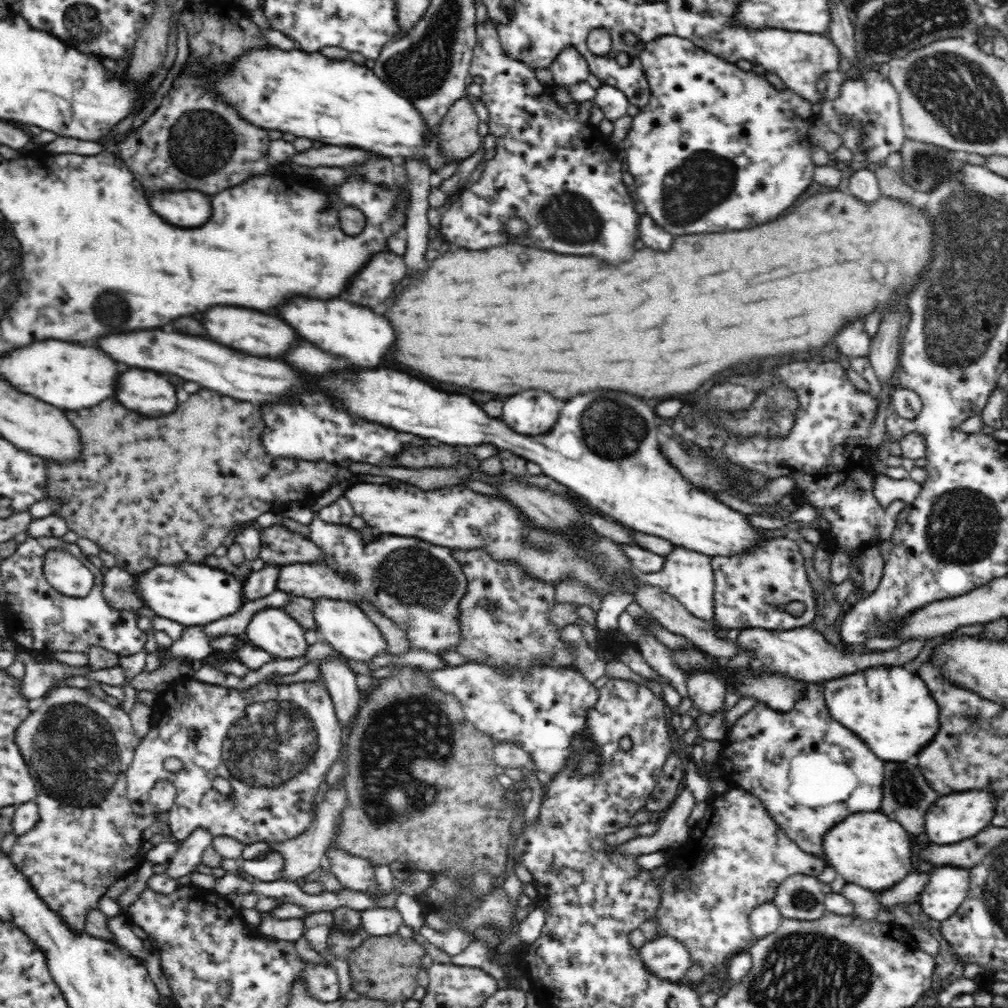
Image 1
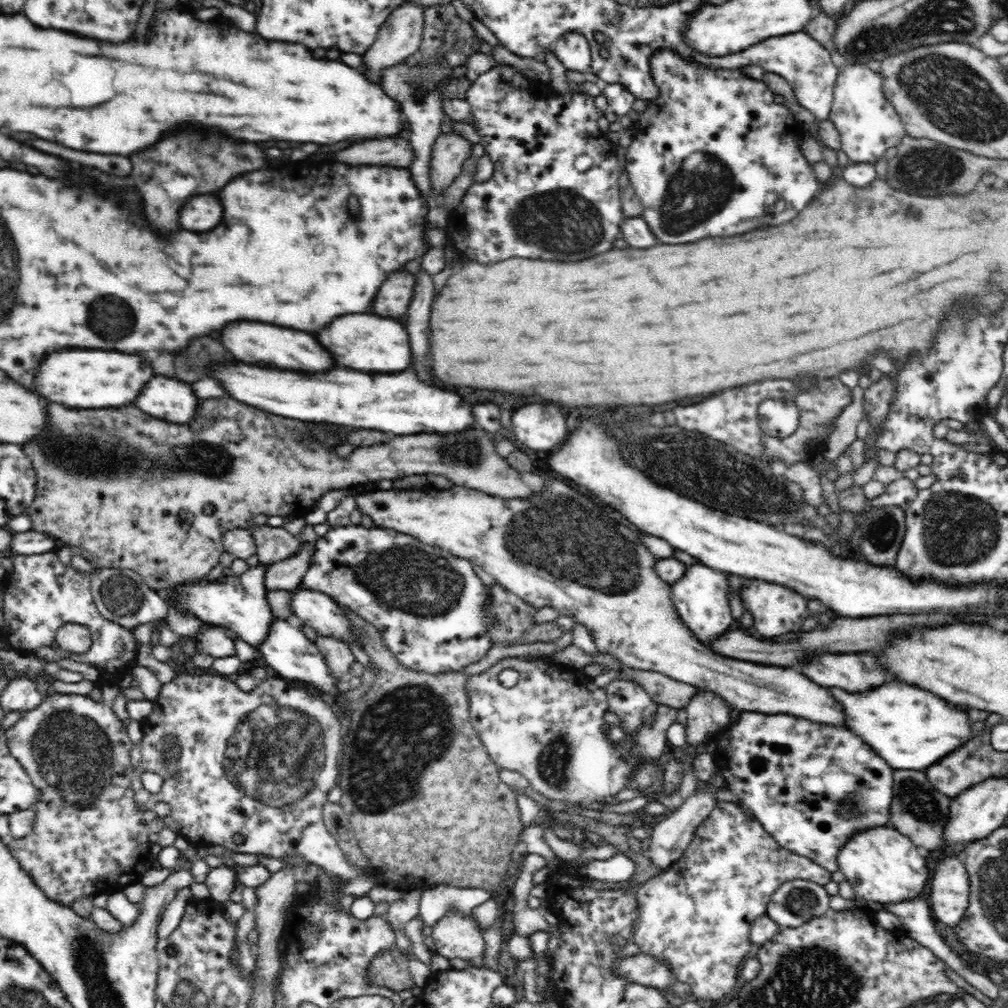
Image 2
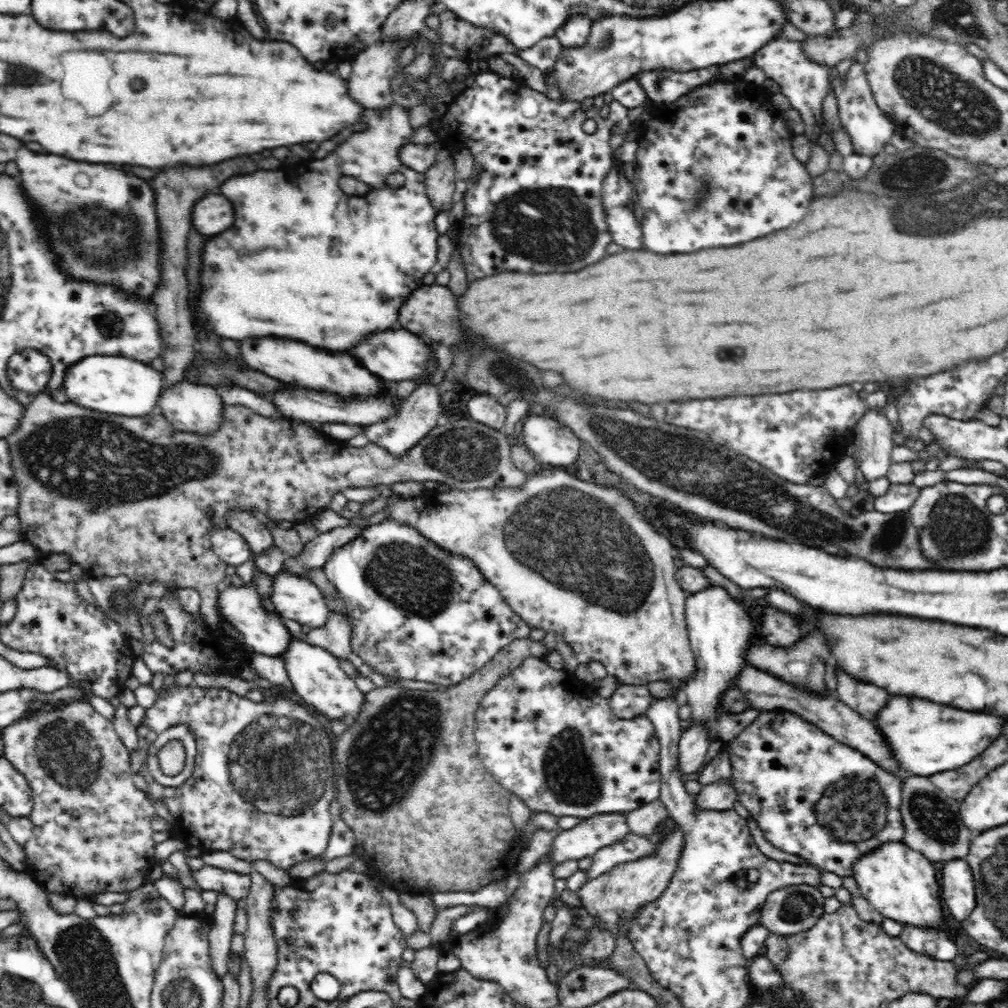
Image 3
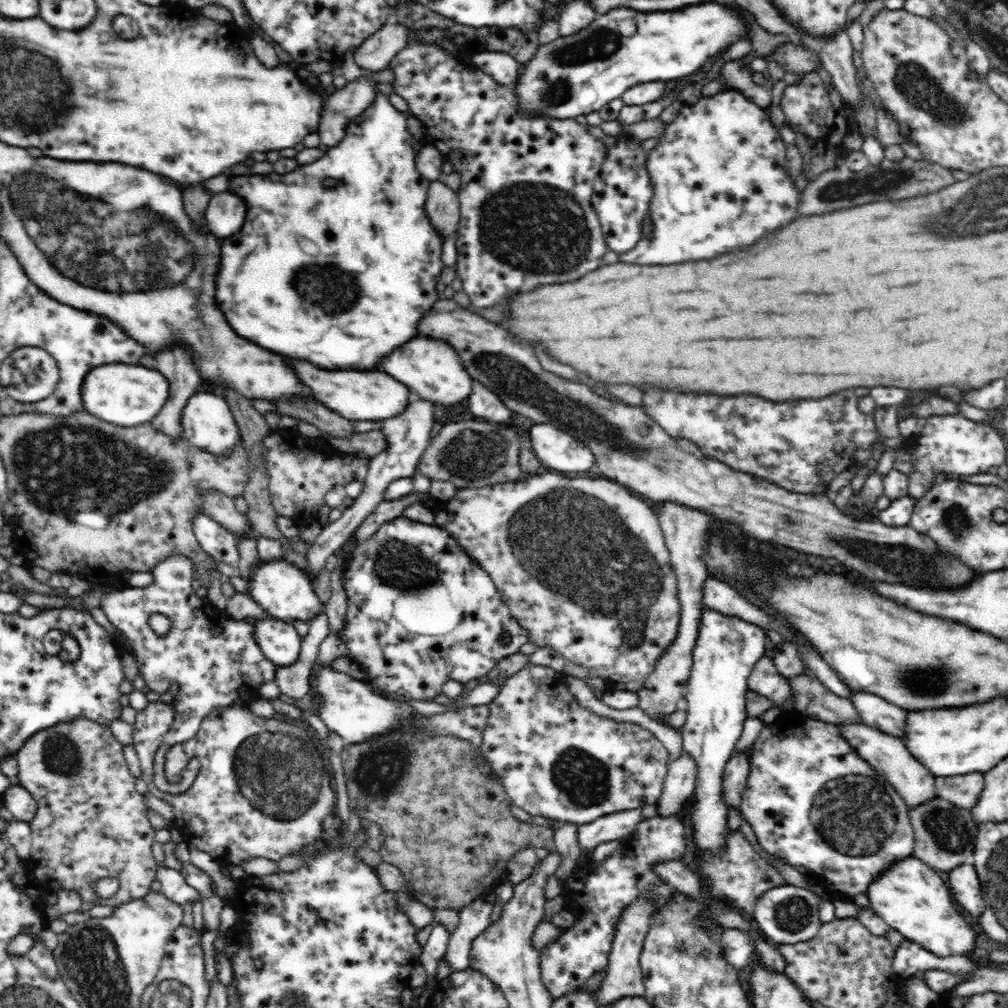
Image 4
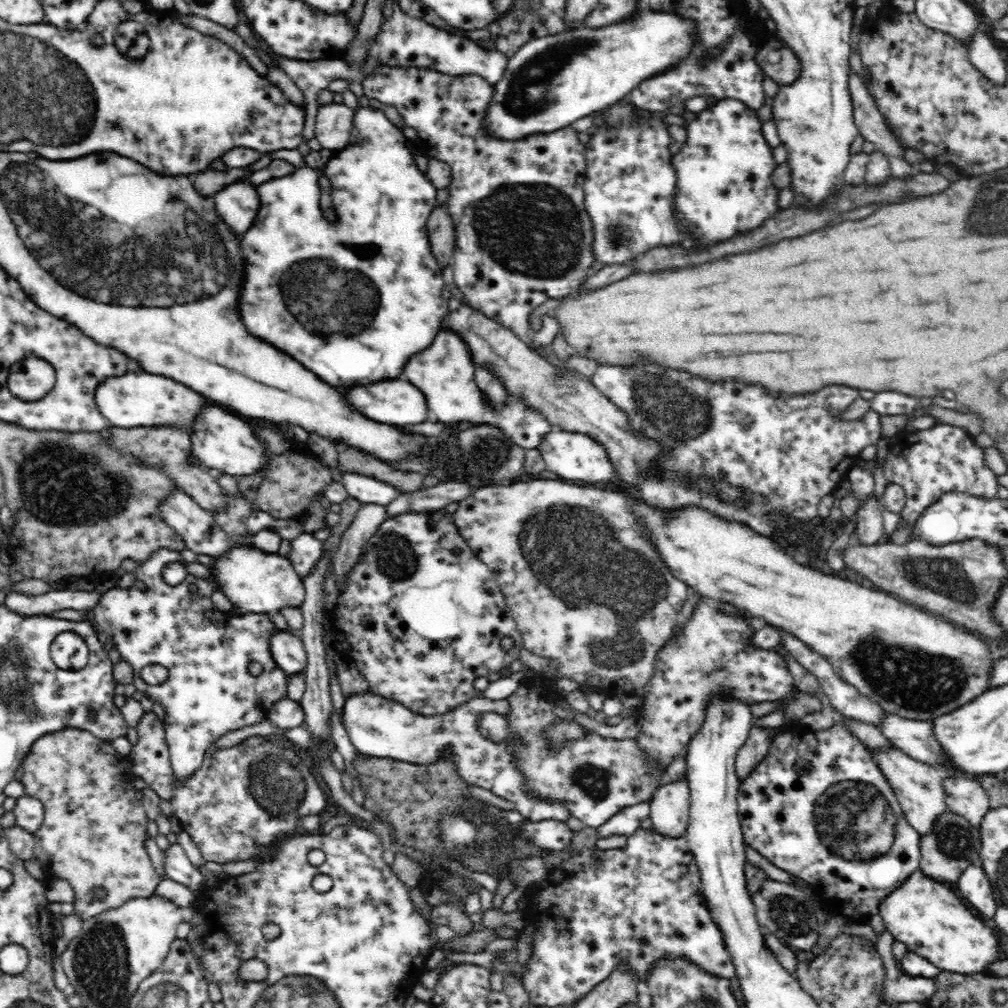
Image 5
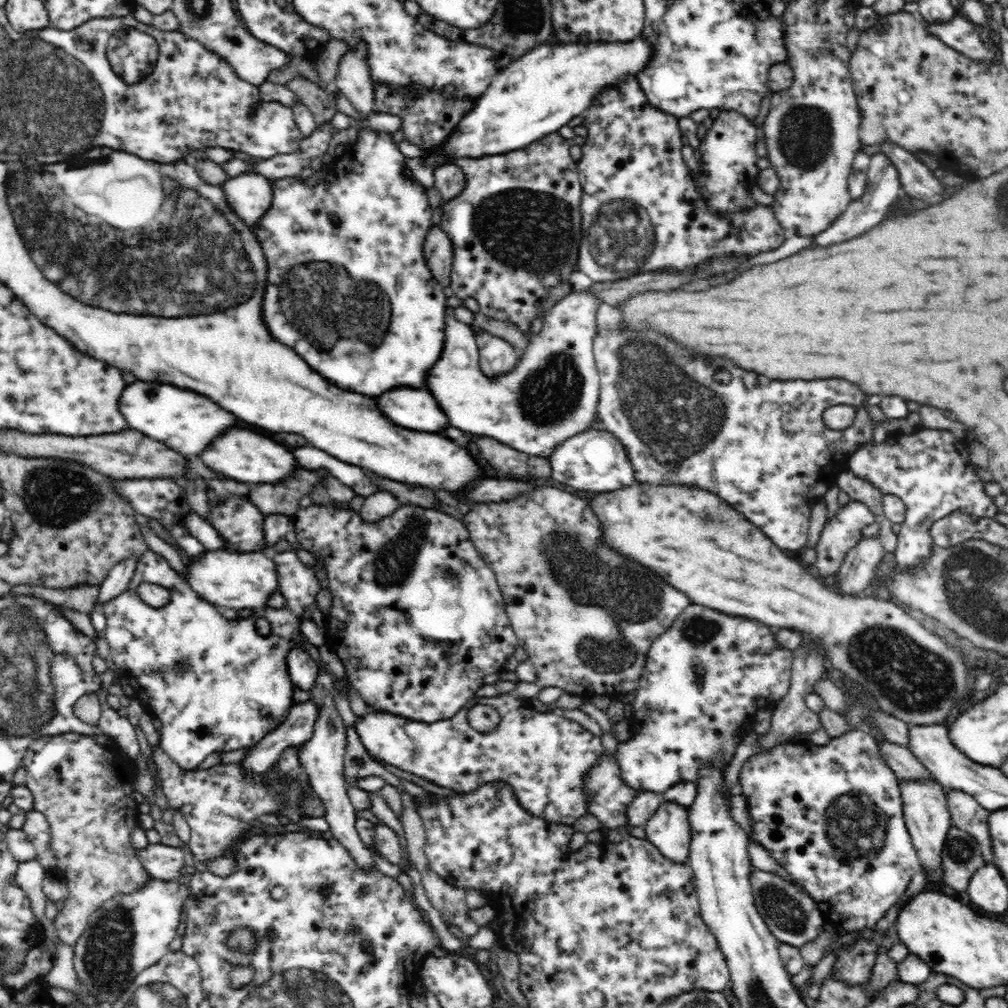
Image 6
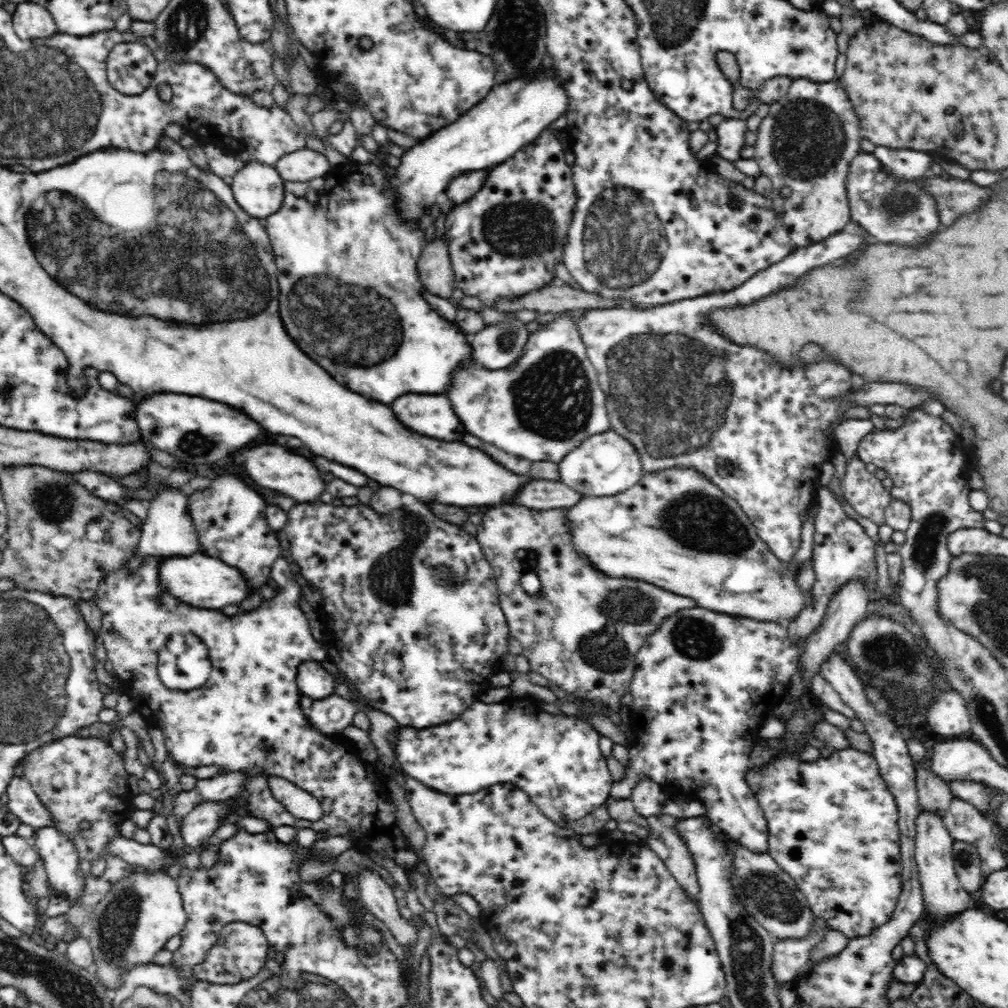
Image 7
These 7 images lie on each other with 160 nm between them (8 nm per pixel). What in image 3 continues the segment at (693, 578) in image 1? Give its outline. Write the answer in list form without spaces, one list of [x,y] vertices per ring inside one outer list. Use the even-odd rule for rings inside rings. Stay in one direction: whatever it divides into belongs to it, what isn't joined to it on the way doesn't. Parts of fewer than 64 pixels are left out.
[[[713,583],[707,590],[688,594],[685,622],[696,670],[684,682],[682,690],[686,703],[692,710],[690,719],[681,722],[682,732],[690,729],[695,723],[704,723],[710,735],[709,740],[719,740],[727,744],[744,732],[762,713],[759,709],[749,708],[736,714],[722,707],[722,694],[732,688],[732,682],[738,672],[750,666],[747,653],[752,642],[758,639],[757,629],[752,624],[750,614],[744,611],[741,604],[732,599],[726,589]]]

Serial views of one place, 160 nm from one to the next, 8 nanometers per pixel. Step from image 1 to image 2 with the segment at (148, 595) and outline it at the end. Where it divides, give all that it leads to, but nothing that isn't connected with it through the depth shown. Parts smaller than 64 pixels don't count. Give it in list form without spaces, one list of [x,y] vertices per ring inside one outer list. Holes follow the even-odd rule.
[[[260,563],[250,567],[241,575],[222,576],[217,581],[207,582],[204,578],[192,584],[172,586],[166,593],[177,595],[177,607],[182,613],[194,615],[211,626],[224,627],[242,641],[258,647],[268,637],[275,620],[267,602],[267,588],[264,585],[269,565]]]

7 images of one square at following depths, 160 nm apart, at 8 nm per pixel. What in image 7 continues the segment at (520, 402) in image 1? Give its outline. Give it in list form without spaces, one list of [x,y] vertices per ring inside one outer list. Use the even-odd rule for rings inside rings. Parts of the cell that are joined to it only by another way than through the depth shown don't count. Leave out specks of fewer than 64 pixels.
[[[608,430],[602,434],[592,434],[584,444],[580,444],[572,454],[568,454],[560,464],[560,480],[586,496],[612,496],[638,484],[645,473],[636,447],[617,432]]]

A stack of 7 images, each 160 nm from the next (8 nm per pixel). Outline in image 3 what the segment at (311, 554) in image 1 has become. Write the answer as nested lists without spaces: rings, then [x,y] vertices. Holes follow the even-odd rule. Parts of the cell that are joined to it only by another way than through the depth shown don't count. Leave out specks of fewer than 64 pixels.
[[[232,509],[227,512],[226,522],[232,530],[244,537],[255,556],[275,545],[268,525],[260,523],[248,510]]]

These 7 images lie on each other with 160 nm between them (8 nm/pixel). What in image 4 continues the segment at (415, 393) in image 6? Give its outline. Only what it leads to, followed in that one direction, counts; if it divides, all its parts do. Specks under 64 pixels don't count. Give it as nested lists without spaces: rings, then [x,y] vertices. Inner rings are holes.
[[[286,358],[286,362],[296,370],[302,383],[314,392],[314,396],[320,402],[324,402],[328,408],[336,410],[340,416],[344,416],[348,420],[384,421],[394,418],[394,416],[402,414],[402,410],[406,410],[410,390],[384,372],[354,372],[354,370],[336,370],[336,372],[330,370],[328,372],[328,370],[320,370],[304,360]]]

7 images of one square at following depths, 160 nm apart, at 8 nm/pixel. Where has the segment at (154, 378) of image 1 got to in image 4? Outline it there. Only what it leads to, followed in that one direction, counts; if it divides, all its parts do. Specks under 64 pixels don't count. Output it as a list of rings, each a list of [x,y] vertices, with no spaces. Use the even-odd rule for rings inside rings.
[[[198,392],[188,398],[180,423],[182,423],[184,438],[193,446],[206,452],[228,456],[240,442],[241,432],[226,399],[209,392]]]

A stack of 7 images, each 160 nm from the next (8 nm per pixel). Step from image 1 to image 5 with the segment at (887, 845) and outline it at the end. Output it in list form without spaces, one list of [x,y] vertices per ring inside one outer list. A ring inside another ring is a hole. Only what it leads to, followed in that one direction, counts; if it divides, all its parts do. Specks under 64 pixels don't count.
[[[920,870],[892,890],[892,894],[882,898],[878,910],[895,940],[906,944],[908,951],[927,958],[942,971],[985,974],[989,973],[990,964],[1003,958],[998,956],[1000,935],[993,926],[986,925],[982,917],[972,914],[947,884],[924,875]]]

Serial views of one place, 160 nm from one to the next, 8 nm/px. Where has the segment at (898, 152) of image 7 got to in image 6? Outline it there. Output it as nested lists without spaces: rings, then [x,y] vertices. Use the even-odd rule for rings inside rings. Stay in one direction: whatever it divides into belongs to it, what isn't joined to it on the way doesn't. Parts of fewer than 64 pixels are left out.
[[[882,152],[871,155],[871,161],[868,168],[867,184],[864,188],[864,194],[862,198],[851,200],[848,204],[848,208],[840,214],[840,218],[836,222],[832,222],[832,226],[828,230],[824,230],[822,234],[818,234],[814,238],[814,248],[816,246],[832,246],[832,244],[838,244],[838,242],[846,242],[850,238],[856,238],[864,232],[868,232],[870,228],[878,226],[884,218],[884,212],[888,210],[888,206],[892,202],[896,202],[901,195],[901,183],[899,180],[898,169],[894,167],[894,163],[888,159]]]

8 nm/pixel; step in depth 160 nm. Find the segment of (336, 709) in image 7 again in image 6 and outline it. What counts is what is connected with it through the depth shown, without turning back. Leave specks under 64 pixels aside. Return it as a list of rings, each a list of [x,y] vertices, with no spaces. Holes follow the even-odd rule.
[[[314,701],[294,703],[282,725],[270,732],[250,749],[243,762],[243,773],[258,778],[269,773],[273,764],[279,759],[286,747],[293,747],[312,739],[318,720],[318,705]]]

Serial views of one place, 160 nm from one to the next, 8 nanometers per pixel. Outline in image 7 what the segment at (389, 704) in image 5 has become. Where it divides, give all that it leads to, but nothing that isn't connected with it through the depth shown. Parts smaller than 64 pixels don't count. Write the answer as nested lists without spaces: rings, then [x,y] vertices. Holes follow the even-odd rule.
[[[477,698],[451,722],[426,729],[398,726],[396,732],[396,759],[407,776],[449,795],[474,794],[500,782],[512,783],[530,797],[542,814],[562,827],[588,816],[605,804],[614,782],[606,766],[606,757],[600,751],[601,735],[588,720],[563,712],[551,714],[539,707],[534,709],[528,701],[509,699],[500,703],[486,703]]]

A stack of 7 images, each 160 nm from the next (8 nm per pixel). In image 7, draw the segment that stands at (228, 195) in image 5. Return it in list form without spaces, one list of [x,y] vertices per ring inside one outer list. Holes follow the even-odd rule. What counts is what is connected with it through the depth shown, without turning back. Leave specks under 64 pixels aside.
[[[249,158],[243,163],[241,170],[228,181],[236,202],[244,209],[244,212],[254,218],[261,220],[268,218],[280,210],[280,206],[284,202],[285,181],[280,177],[274,165],[267,165]]]

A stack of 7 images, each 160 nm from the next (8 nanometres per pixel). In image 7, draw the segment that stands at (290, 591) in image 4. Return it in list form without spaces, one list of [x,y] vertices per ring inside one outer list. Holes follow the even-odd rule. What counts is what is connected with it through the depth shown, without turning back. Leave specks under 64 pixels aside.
[[[203,552],[187,557],[174,556],[158,564],[159,579],[168,593],[178,601],[195,608],[224,608],[227,605],[240,604],[250,593],[247,580],[235,566],[228,566],[219,558]]]

